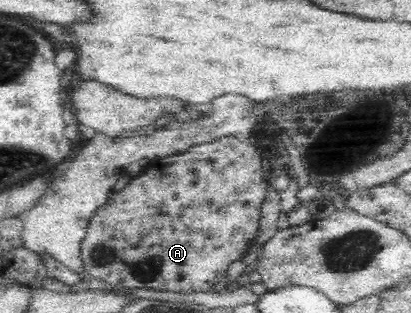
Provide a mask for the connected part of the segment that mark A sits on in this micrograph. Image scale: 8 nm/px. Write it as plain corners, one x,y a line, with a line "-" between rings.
228,136
192,146
182,153
176,153
167,158
156,159
151,162
146,170
137,175
129,185
126,185
122,190
114,191
109,196
107,204
101,206
93,214
81,246
81,257
83,257
85,272
93,275
95,279
111,284
113,287
151,288
171,292
211,290
214,284
225,280
227,270
229,270
232,262
244,258
257,236
262,204
265,202
268,186
265,183
263,170
261,169
263,168
261,159
261,154
251,144
247,144
245,139

